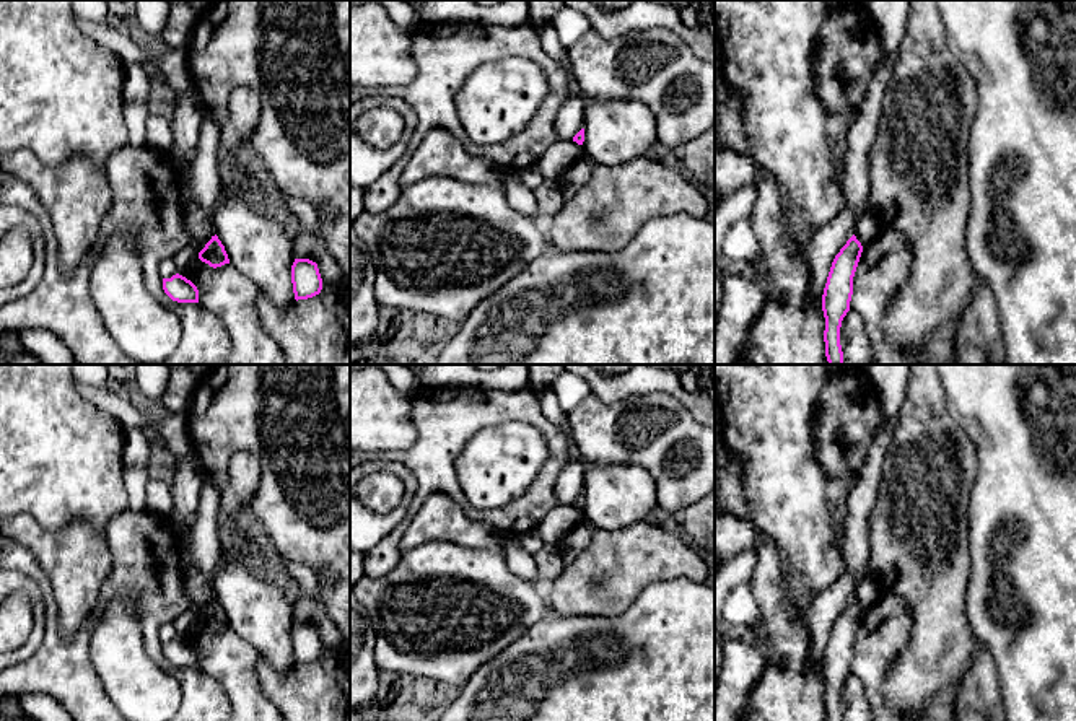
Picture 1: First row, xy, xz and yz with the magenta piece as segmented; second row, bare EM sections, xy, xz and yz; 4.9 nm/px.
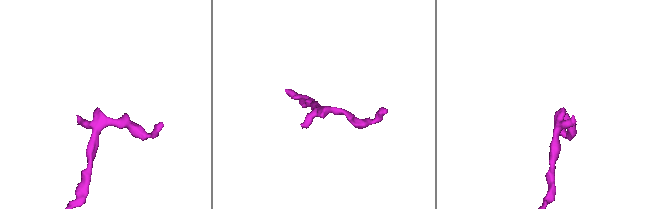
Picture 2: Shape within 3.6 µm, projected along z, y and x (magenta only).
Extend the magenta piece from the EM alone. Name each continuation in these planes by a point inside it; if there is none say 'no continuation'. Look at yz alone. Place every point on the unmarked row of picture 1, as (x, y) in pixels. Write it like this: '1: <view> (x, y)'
no continuation

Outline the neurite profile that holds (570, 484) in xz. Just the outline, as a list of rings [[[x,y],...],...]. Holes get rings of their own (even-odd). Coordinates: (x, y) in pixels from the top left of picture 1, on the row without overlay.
[[[573,456],[555,483],[555,496],[558,505],[573,505],[573,501],[584,493],[584,464]]]

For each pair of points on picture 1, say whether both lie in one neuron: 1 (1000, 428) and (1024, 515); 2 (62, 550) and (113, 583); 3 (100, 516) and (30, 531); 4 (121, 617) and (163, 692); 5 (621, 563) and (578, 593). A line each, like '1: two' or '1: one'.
1: one
2: two
3: two
4: one
5: one

